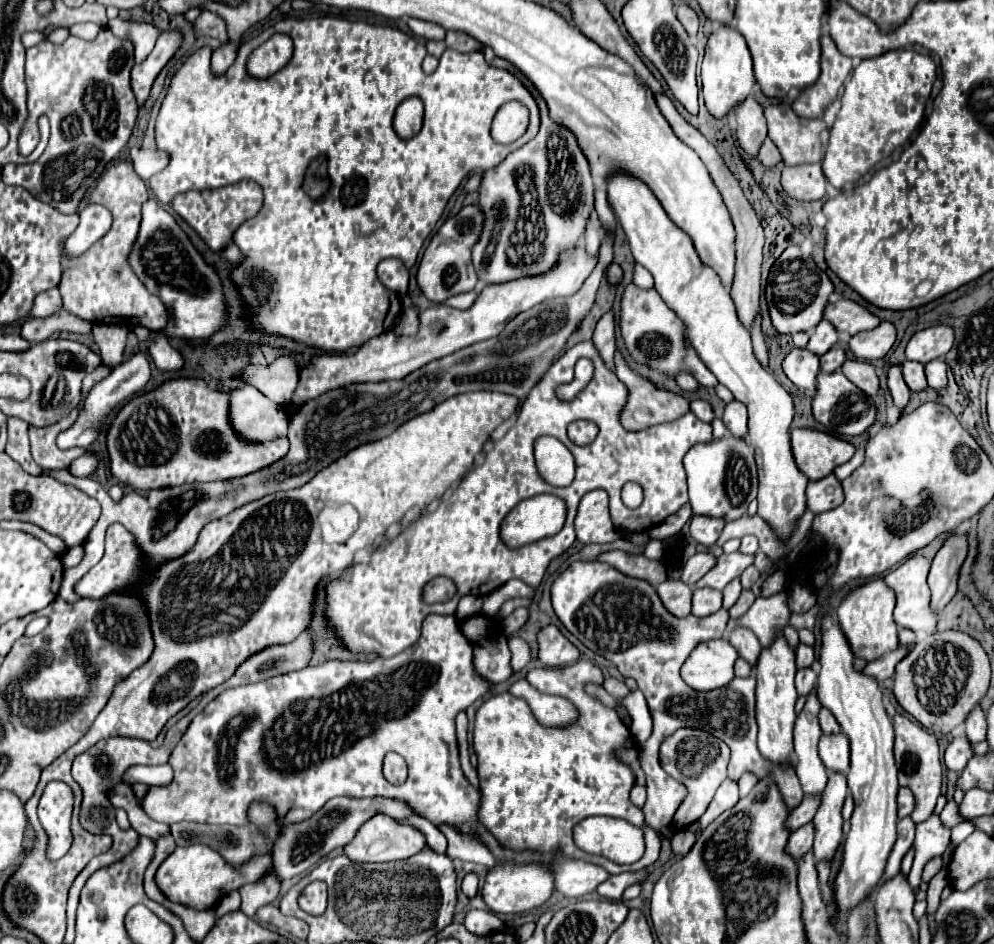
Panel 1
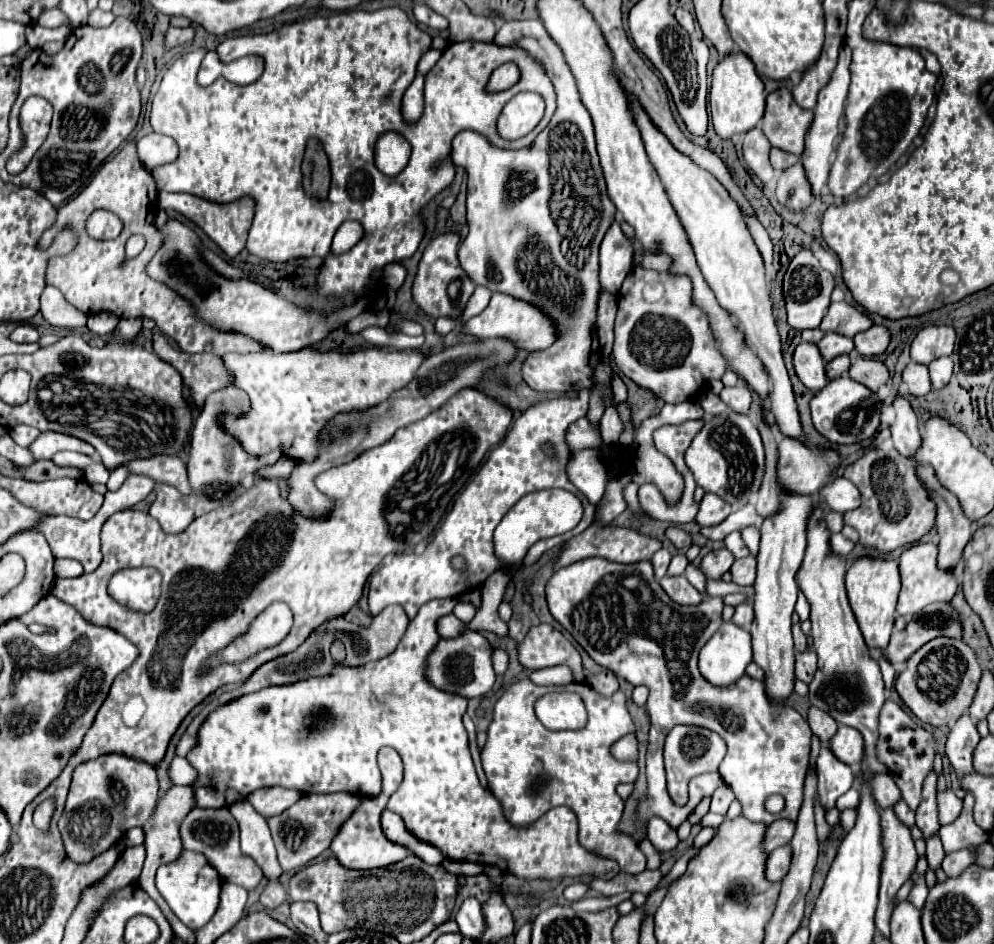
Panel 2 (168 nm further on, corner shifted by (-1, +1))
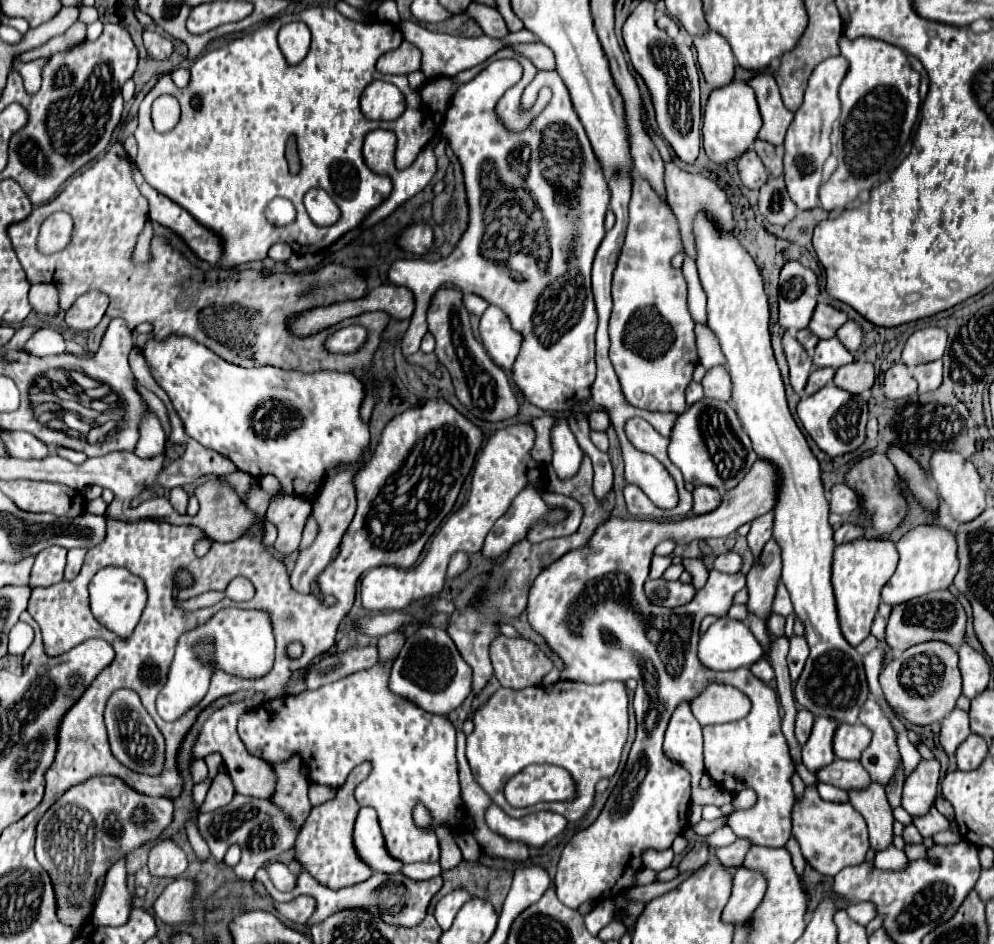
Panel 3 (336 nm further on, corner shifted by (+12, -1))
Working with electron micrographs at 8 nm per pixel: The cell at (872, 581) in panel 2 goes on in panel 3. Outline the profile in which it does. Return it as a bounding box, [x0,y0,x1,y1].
[831,539,899,647]

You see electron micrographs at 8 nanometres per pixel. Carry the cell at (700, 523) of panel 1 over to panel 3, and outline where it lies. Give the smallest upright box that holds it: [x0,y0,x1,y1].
[693,487,721,515]

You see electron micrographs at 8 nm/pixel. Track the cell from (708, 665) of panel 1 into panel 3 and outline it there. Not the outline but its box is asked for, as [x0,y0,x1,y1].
[699,617,763,671]

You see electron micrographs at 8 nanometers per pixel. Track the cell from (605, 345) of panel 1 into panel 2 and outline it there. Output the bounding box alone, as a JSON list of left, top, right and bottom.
[612,375,626,405]

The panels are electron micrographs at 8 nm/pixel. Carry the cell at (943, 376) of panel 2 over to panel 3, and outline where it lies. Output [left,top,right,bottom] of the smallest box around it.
[913,361,943,393]

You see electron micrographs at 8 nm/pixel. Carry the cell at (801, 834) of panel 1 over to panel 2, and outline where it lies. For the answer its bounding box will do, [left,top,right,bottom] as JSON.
[766,845,792,881]

